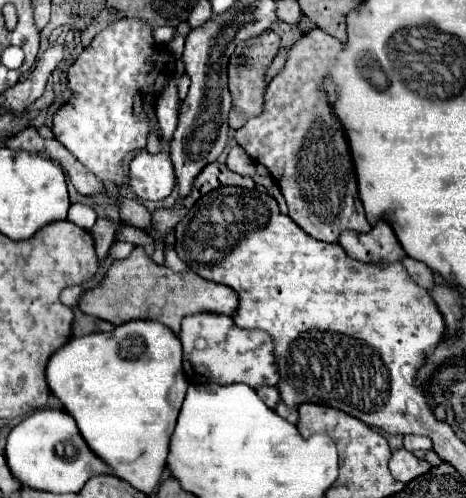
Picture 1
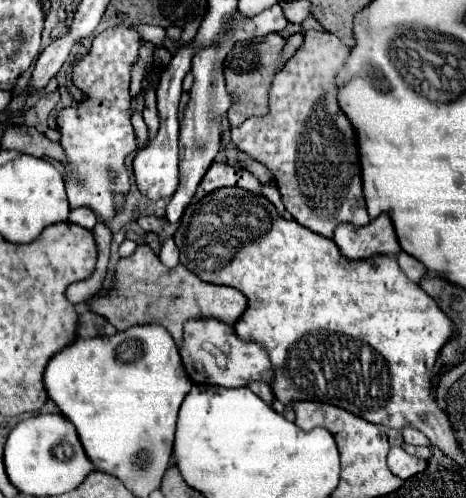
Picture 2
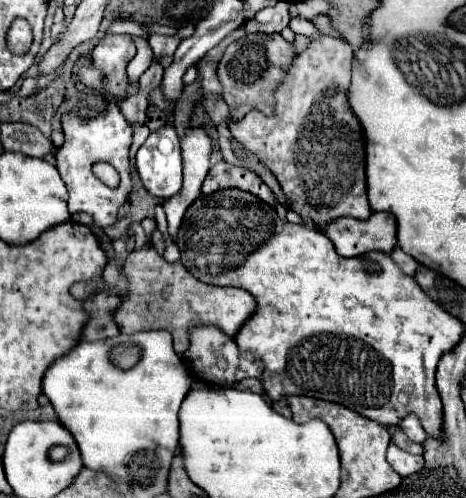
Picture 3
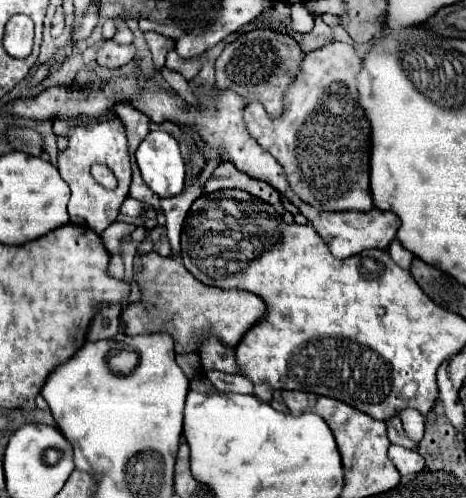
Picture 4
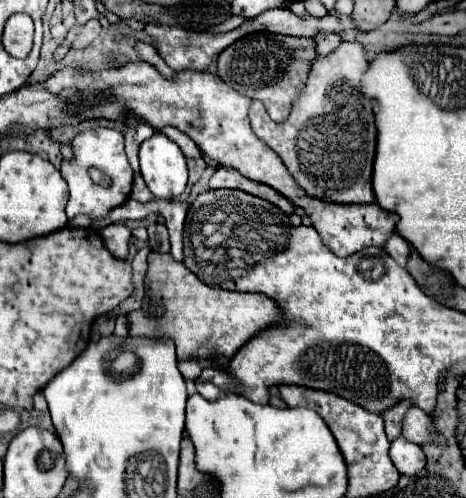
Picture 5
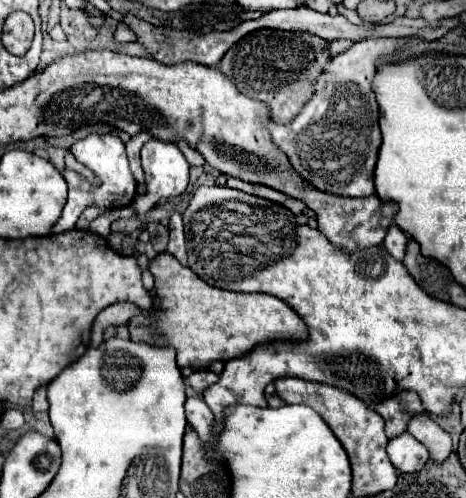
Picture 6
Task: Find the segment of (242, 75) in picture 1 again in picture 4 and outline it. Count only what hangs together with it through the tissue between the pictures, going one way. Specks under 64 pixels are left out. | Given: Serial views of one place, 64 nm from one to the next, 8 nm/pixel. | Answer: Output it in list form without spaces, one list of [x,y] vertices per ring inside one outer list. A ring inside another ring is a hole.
[[[266,28],[250,30],[230,42],[216,60],[216,88],[244,96],[246,104],[260,102],[272,118],[280,116],[284,88],[288,88],[288,82],[296,78],[302,56],[304,52],[292,36]]]

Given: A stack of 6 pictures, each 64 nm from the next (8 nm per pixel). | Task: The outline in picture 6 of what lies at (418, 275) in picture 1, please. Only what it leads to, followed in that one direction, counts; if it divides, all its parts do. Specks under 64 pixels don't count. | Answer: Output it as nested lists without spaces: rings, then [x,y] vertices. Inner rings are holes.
[[[390,226],[386,238],[384,238],[384,248],[398,260],[402,262],[404,254],[406,254],[406,244],[408,244],[408,236],[398,228],[398,226]]]

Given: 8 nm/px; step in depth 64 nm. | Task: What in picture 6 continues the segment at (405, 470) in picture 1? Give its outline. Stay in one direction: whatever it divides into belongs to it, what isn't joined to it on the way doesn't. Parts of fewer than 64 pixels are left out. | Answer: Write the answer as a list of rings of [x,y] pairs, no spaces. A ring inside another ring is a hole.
[[[408,432],[396,436],[388,444],[388,456],[390,462],[400,470],[400,472],[420,472],[422,466],[428,462],[428,450]]]

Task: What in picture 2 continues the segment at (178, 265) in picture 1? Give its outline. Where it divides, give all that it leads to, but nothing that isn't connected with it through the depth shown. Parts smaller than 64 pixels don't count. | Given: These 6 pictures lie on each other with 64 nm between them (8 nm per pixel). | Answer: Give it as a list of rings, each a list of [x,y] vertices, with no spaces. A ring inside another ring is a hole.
[[[167,238],[166,242],[162,244],[162,250],[160,250],[160,256],[158,256],[166,266],[170,266],[170,268],[174,268],[174,266],[178,266],[180,262],[178,262],[178,252],[176,252],[176,244],[174,244],[173,238]]]

